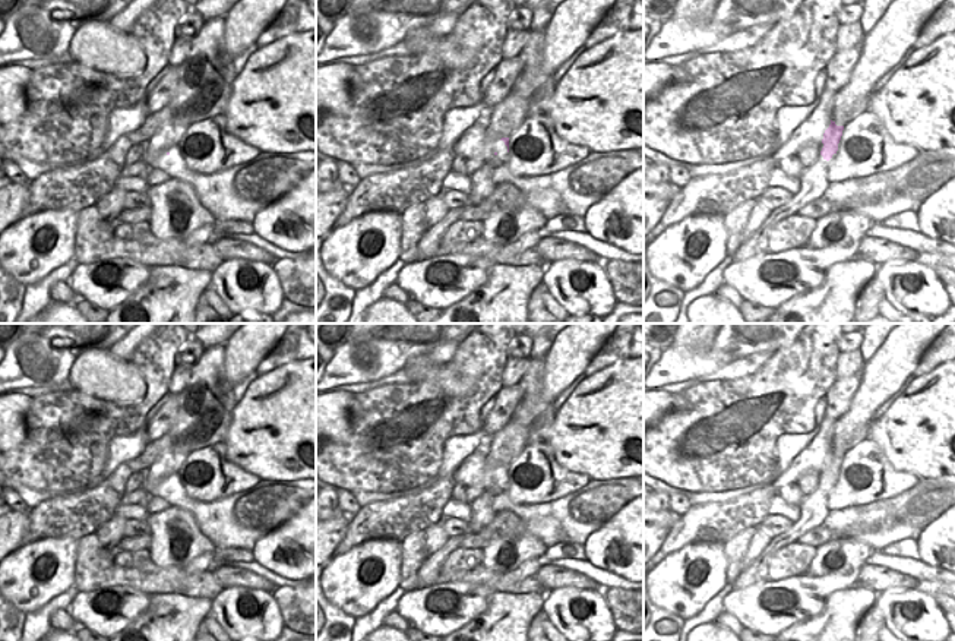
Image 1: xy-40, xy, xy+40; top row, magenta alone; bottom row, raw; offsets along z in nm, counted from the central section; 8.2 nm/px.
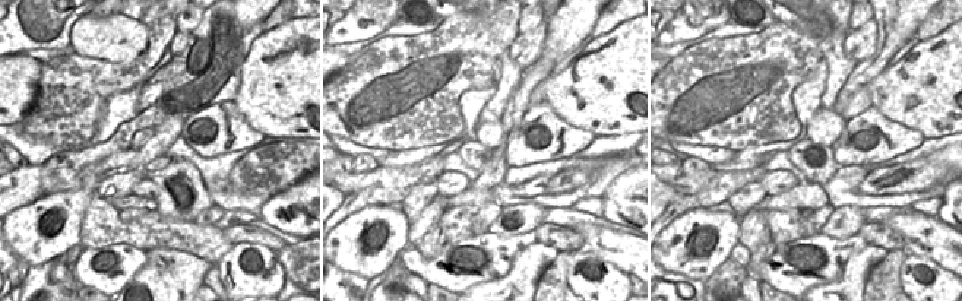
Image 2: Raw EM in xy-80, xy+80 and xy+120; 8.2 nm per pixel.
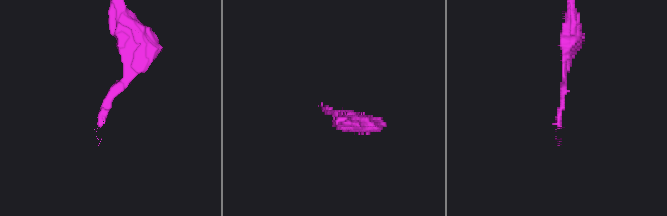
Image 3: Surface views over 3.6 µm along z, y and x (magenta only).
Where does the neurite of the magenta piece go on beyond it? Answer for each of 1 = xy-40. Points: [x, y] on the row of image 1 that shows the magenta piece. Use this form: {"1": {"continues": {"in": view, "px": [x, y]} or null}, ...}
{"1": {"continues": null}}

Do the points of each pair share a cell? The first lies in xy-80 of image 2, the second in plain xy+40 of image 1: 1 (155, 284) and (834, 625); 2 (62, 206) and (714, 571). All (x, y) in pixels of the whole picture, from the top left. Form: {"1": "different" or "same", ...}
{"1": "same", "2": "same"}

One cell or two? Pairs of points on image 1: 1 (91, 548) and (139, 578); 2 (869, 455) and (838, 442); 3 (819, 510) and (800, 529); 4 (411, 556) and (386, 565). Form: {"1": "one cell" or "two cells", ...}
{"1": "one cell", "2": "two cells", "3": "one cell", "4": "two cells"}

